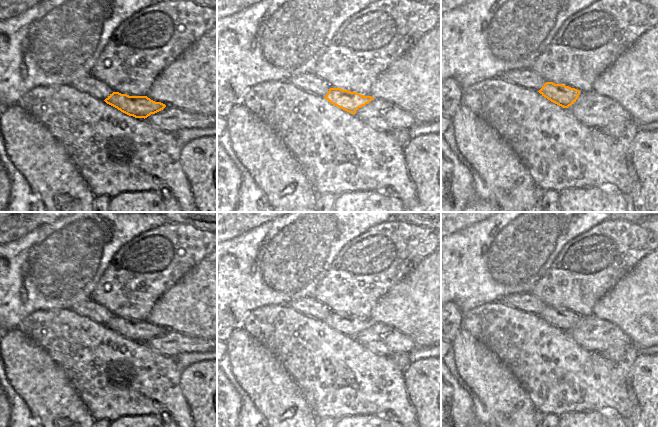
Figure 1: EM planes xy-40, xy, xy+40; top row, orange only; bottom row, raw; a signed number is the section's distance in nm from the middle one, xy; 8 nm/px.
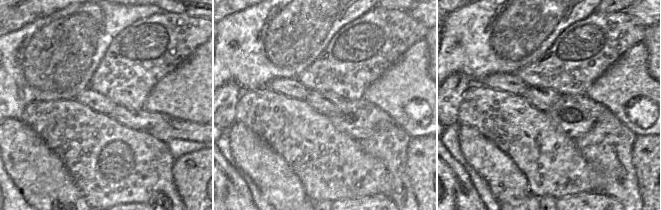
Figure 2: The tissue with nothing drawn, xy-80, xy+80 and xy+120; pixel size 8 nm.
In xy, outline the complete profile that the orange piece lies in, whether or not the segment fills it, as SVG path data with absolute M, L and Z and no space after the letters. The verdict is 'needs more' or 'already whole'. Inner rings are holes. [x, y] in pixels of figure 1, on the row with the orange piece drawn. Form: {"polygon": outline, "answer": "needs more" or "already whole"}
{"polygon": "M330 88L324 98L331 104L351 114L355 114L359 108L374 99L371 96L363 96L357 92L351 92L341 88Z", "answer": "already whole"}

